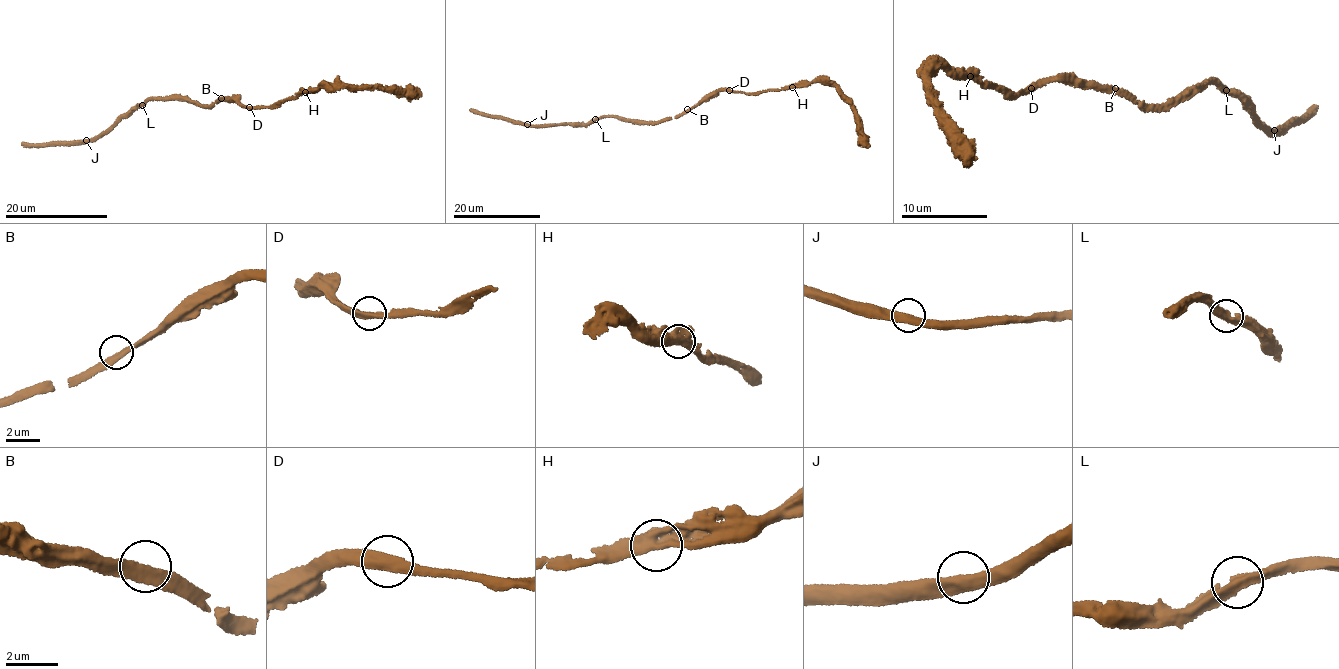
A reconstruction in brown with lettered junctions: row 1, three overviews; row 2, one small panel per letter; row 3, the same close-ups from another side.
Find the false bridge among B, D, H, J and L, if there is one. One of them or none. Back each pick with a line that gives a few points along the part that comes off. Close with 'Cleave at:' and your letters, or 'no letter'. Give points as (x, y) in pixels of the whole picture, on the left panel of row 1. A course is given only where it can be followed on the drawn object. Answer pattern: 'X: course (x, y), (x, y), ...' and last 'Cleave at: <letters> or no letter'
Cleave at: no letter

